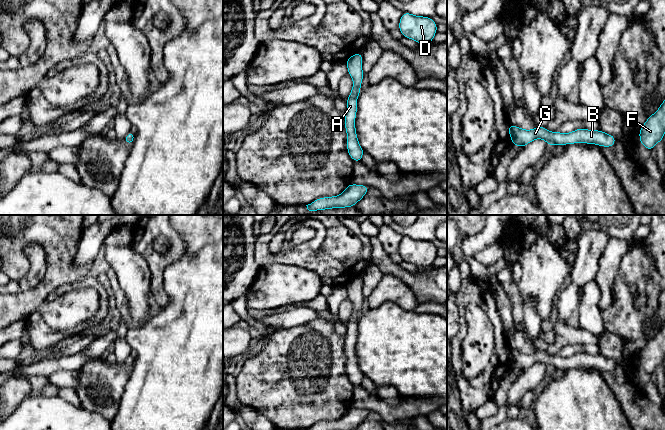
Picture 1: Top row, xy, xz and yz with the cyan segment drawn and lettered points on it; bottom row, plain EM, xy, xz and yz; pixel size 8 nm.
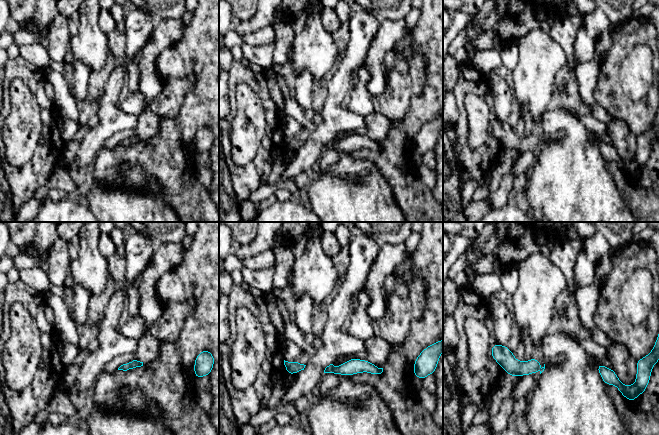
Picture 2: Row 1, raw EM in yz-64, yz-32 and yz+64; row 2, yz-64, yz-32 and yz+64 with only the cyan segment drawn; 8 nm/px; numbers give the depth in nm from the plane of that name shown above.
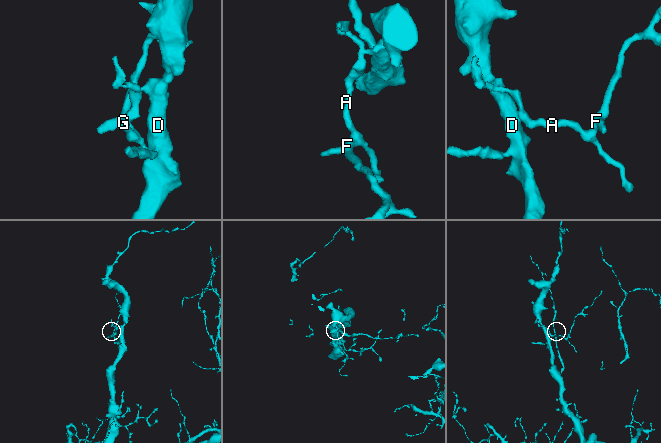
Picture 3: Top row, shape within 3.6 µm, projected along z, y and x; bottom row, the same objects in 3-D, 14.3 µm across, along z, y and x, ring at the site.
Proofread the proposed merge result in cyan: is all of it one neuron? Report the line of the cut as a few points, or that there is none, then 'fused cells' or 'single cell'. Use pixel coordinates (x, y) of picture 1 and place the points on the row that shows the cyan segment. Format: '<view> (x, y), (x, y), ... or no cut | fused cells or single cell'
no cut | single cell

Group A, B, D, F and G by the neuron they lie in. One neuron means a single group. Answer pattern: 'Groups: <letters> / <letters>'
Groups: A B D F G

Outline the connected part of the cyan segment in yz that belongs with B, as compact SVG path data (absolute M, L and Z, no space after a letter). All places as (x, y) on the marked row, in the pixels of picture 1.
M509 123L508 133L511 137L511 143L518 148L524 147L535 139L543 139L548 146L567 145L576 143L596 144L600 147L614 147L616 138L599 130L588 130L578 128L570 133L550 132L545 127L537 126L532 130L526 130Z

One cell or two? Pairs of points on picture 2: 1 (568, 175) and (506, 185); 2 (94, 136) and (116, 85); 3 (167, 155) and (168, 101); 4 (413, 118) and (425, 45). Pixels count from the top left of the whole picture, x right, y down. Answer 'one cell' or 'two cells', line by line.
1: two cells
2: one cell
3: two cells
4: one cell

